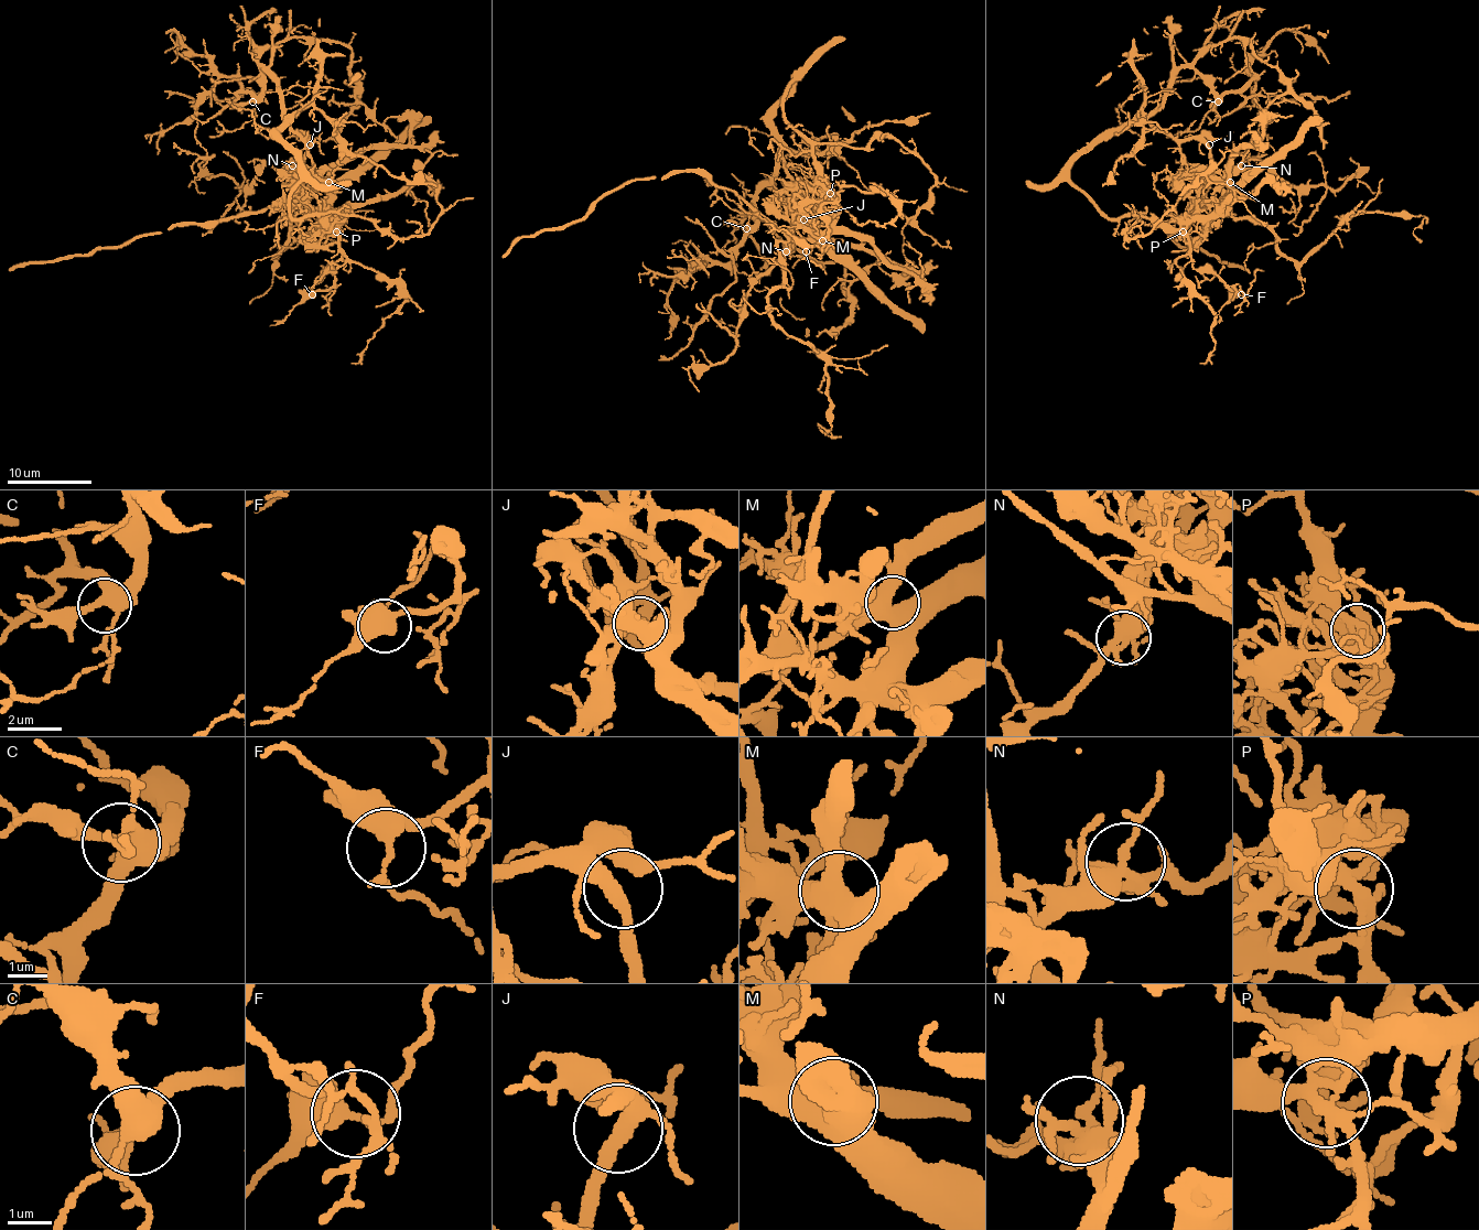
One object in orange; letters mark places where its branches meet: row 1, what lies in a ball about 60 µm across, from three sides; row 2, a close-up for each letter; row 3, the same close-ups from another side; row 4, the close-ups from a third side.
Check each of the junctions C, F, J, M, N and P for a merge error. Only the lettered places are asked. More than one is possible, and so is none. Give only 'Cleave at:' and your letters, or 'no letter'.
Cleave at: P

